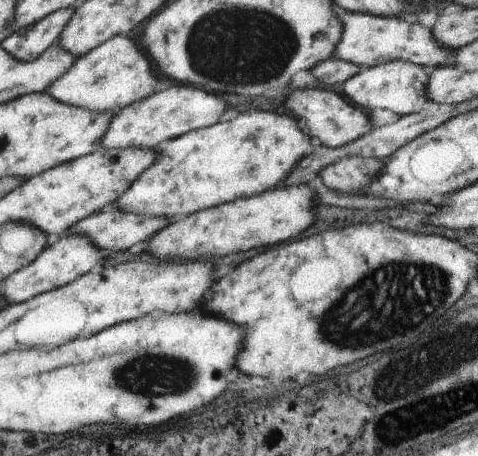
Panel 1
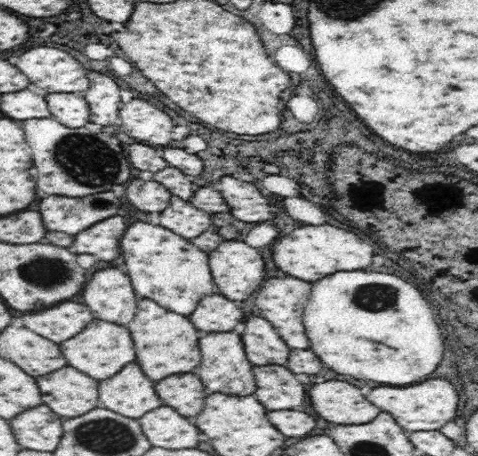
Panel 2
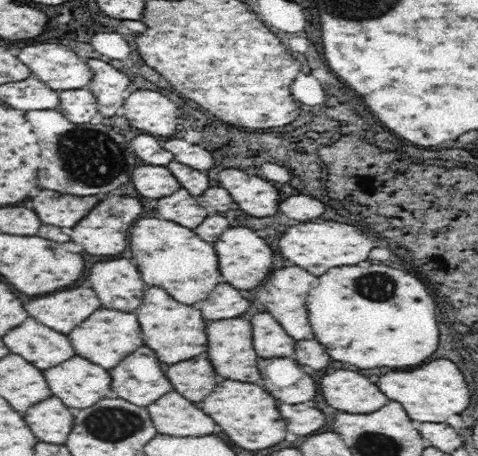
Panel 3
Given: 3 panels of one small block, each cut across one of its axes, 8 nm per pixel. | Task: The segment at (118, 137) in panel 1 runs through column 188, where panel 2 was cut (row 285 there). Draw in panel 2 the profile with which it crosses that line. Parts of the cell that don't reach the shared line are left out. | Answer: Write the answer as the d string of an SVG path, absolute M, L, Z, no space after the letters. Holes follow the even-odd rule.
M118 268L94 272L82 290L82 300L94 318L120 326L128 326L138 312L132 280Z

